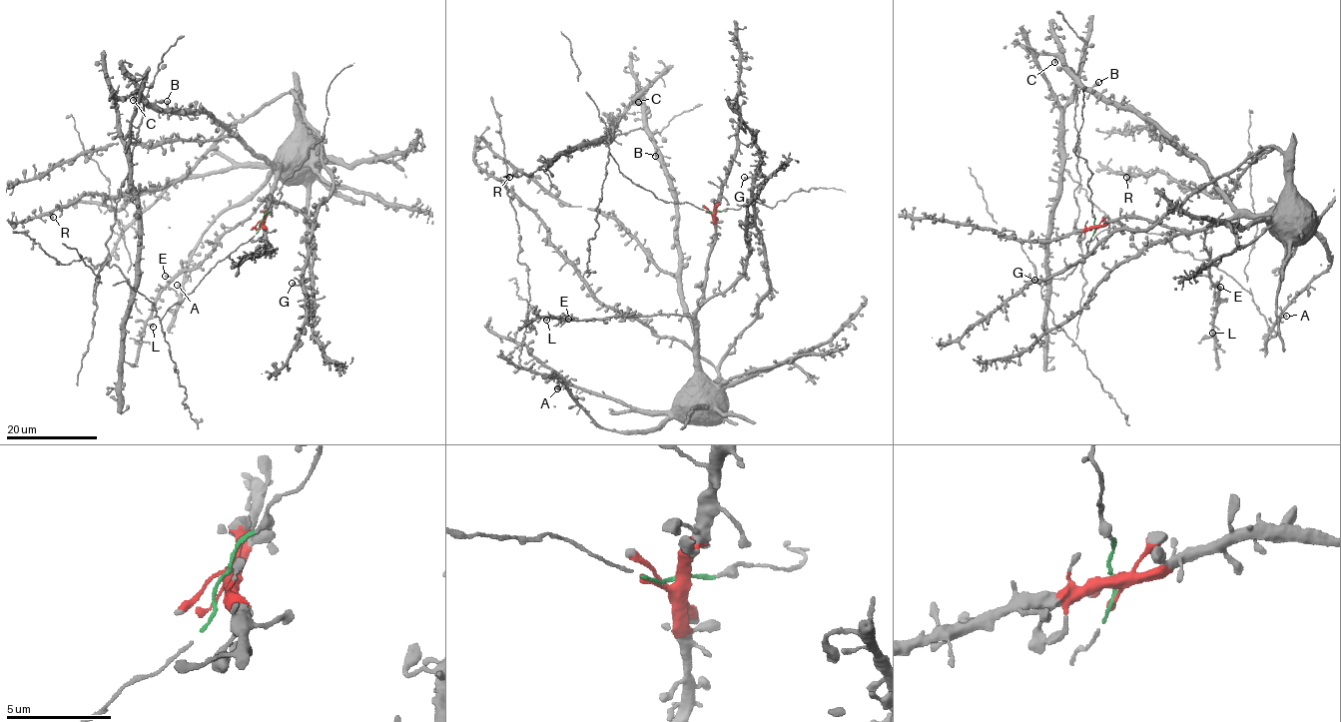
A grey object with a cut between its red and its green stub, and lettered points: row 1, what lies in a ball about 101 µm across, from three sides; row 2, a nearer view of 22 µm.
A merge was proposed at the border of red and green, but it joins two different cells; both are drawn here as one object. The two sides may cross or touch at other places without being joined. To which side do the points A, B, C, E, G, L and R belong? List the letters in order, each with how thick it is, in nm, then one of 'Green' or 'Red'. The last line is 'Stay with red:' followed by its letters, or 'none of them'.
A: Thickness 280 nm. Red
B: Thickness 480 nm. Red
C: Thickness 360 nm. Red
E: Thickness 280 nm. Red
G: Thickness 360 nm. Red
L: Thickness 400 nm. Red
R: Thickness 440 nm. Red
Stay with red: A, B, C, E, G, L, R

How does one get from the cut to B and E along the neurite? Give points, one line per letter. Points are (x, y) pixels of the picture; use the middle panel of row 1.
B: (711, 213), (715, 243), (696, 317), (698, 341), (681, 294), (673, 187), (657, 152), (656, 156)
E: (711, 213), (715, 243), (709, 258), (699, 307), (691, 315), (568, 319)

